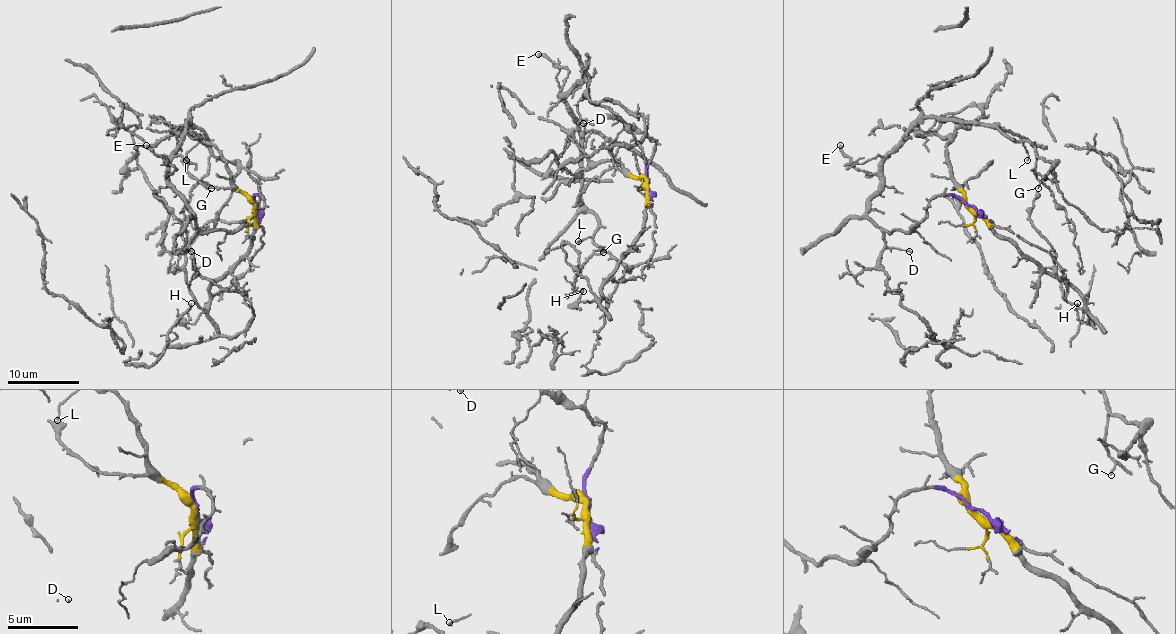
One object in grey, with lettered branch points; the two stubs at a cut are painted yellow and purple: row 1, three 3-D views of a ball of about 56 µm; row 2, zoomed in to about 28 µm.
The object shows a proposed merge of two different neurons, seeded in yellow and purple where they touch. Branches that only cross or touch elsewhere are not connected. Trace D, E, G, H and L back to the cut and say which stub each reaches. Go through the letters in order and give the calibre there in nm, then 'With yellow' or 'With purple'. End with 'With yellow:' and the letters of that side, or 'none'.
D: Thickness 170 nm. With purple
E: Thickness 240 nm. With purple
G: Thickness 110 nm. With purple
H: Thickness 90 nm. With yellow
L: Thickness 100 nm. With purple
With yellow: H

